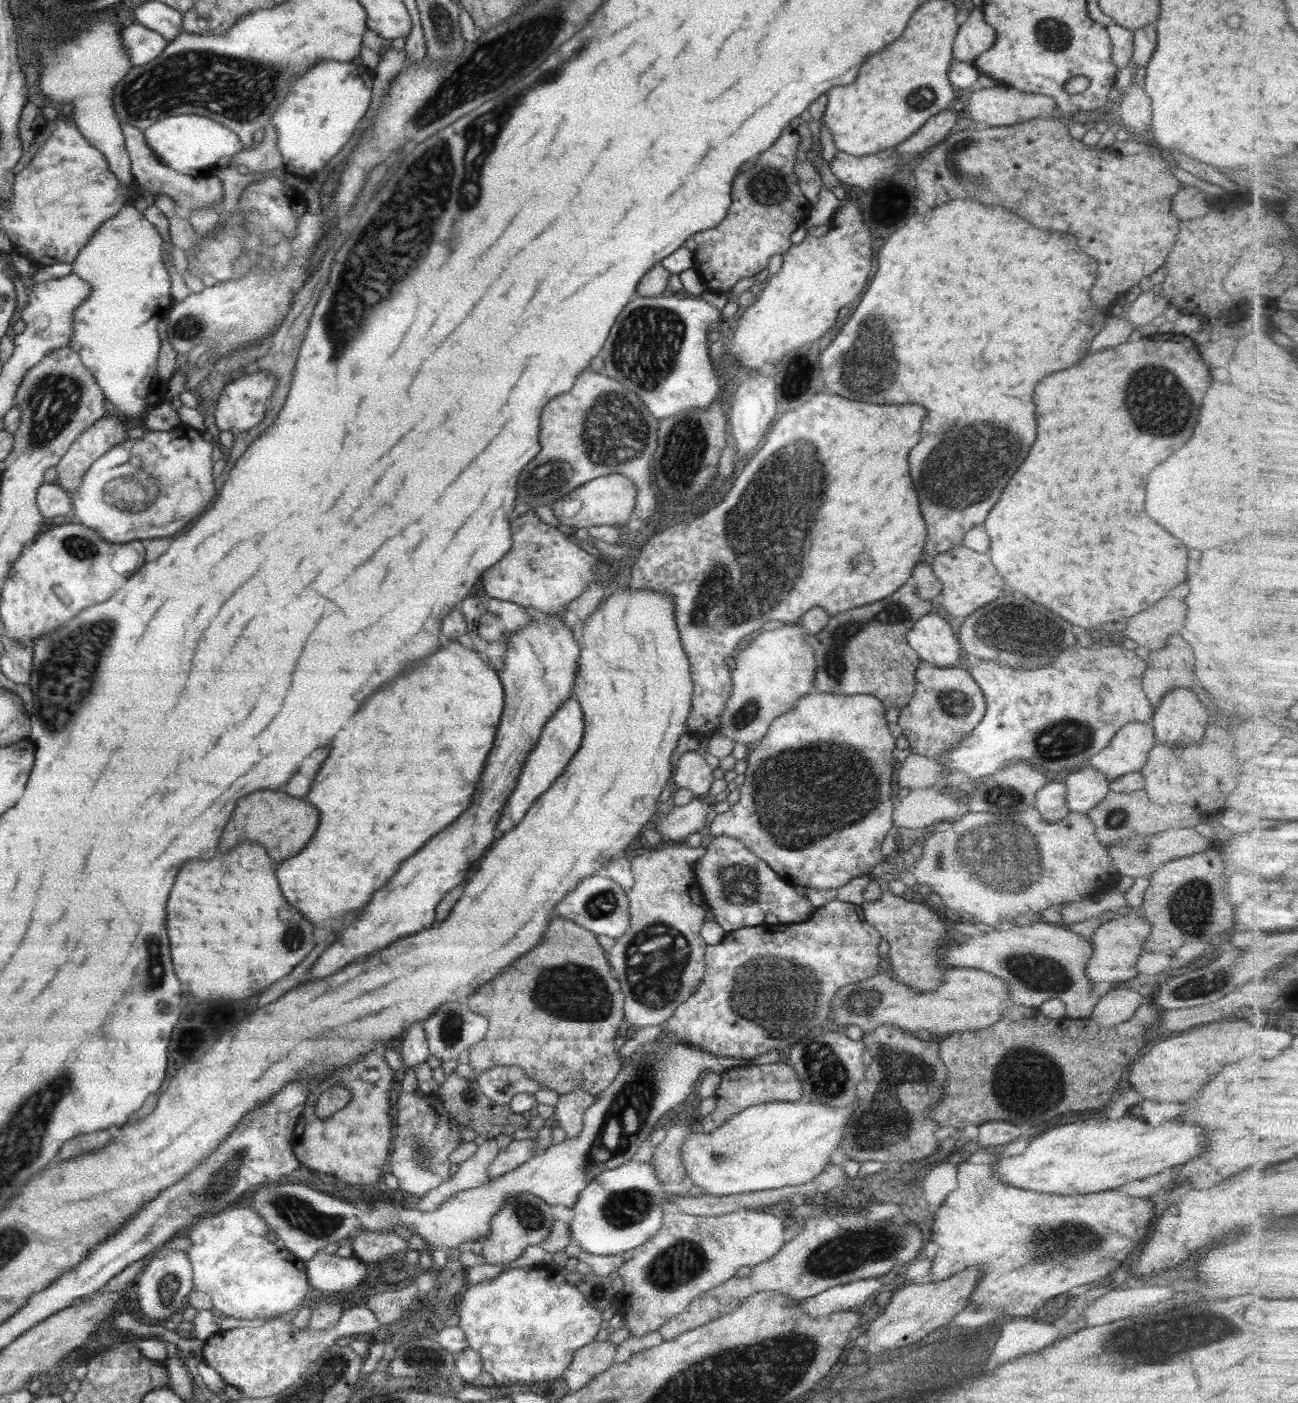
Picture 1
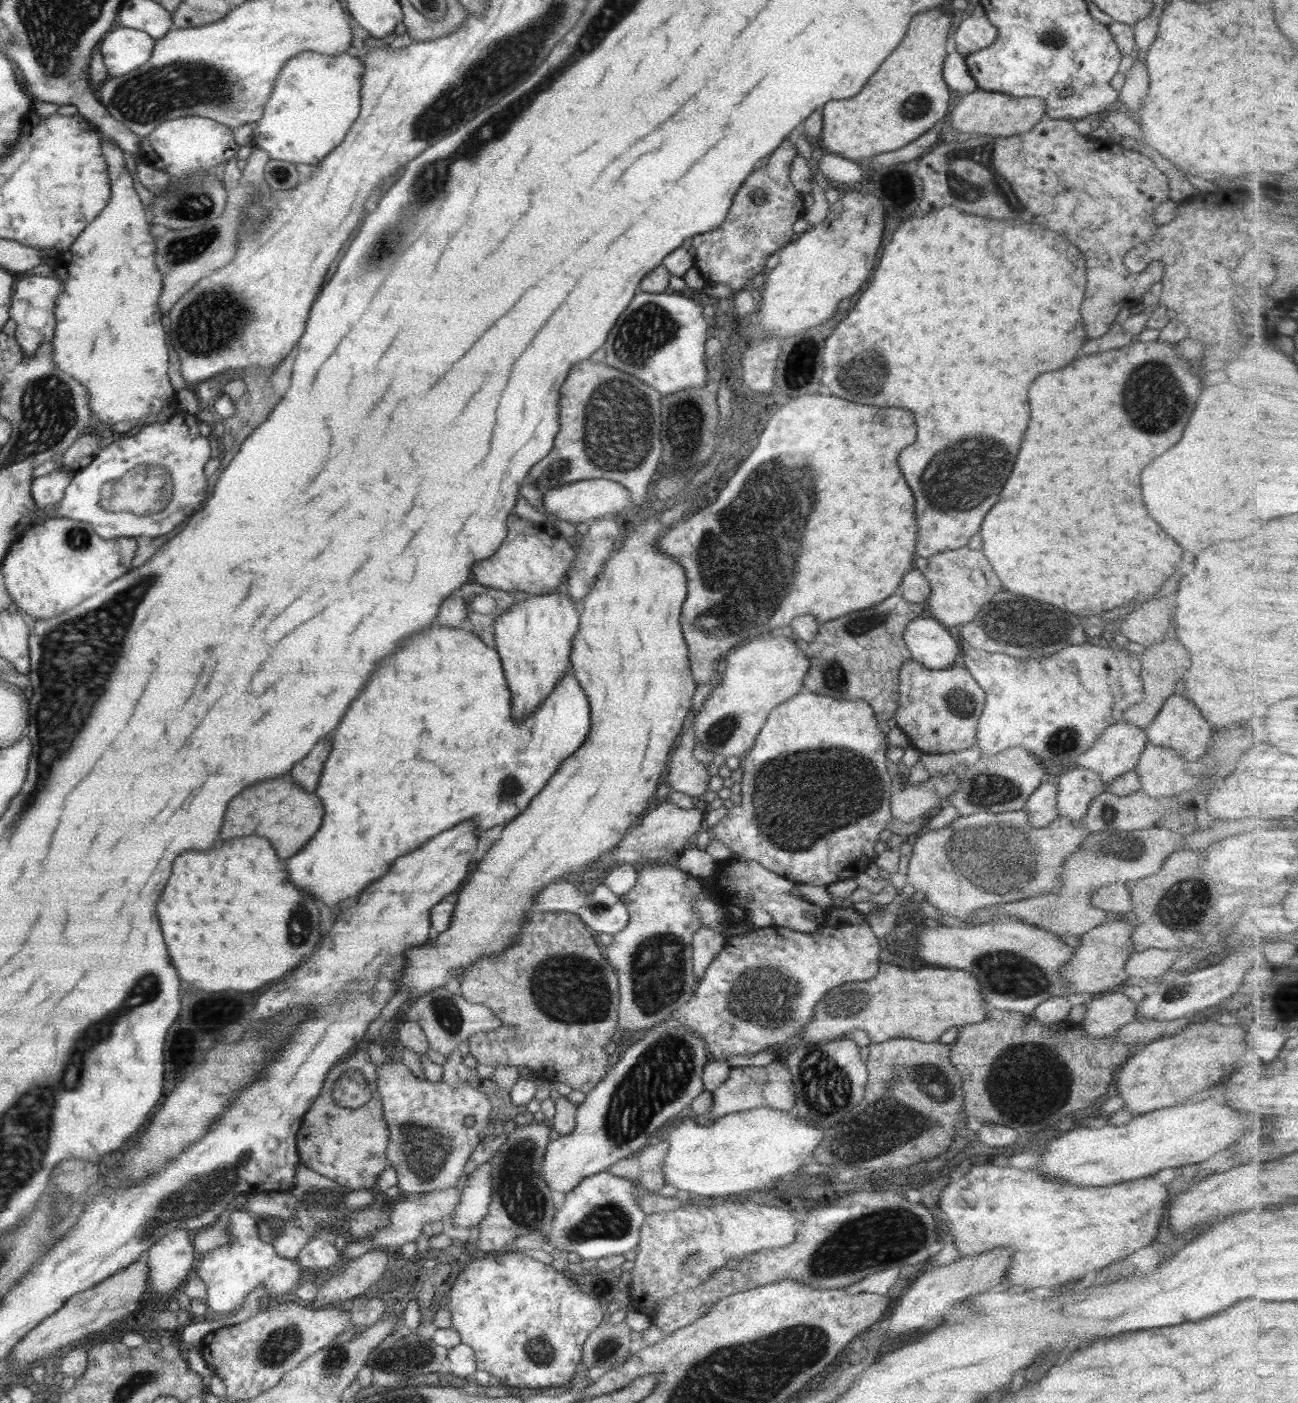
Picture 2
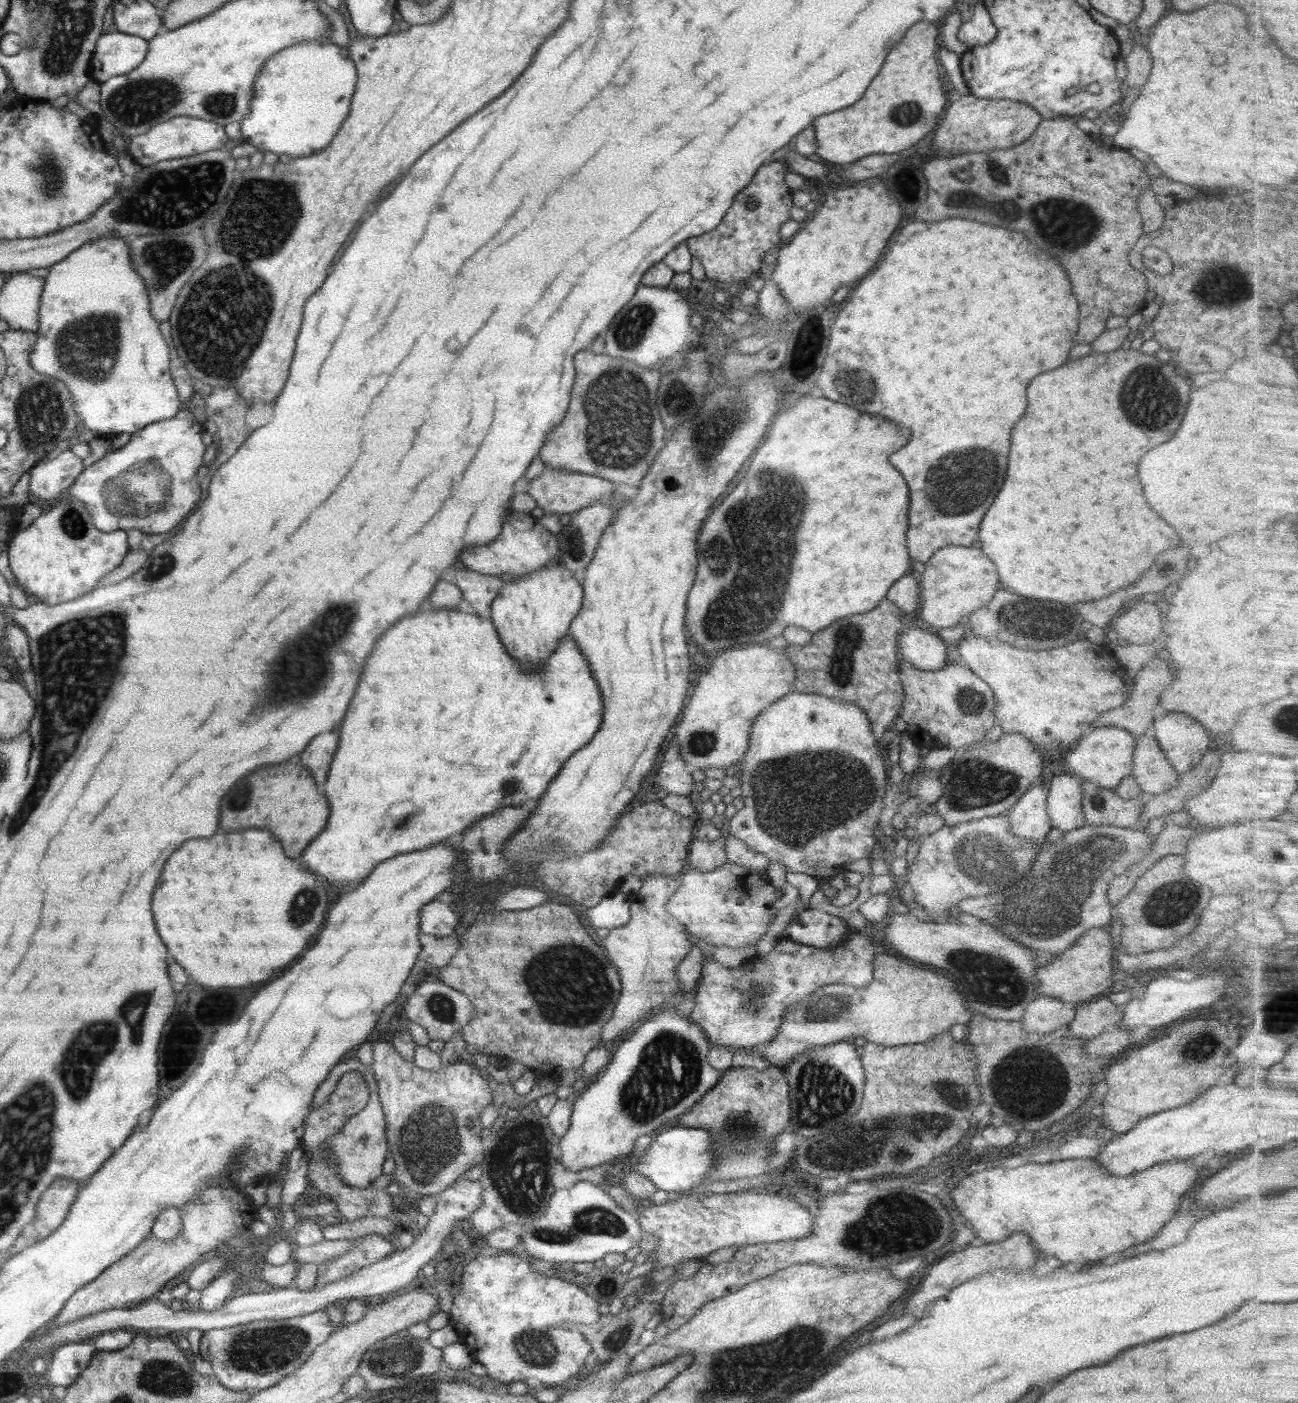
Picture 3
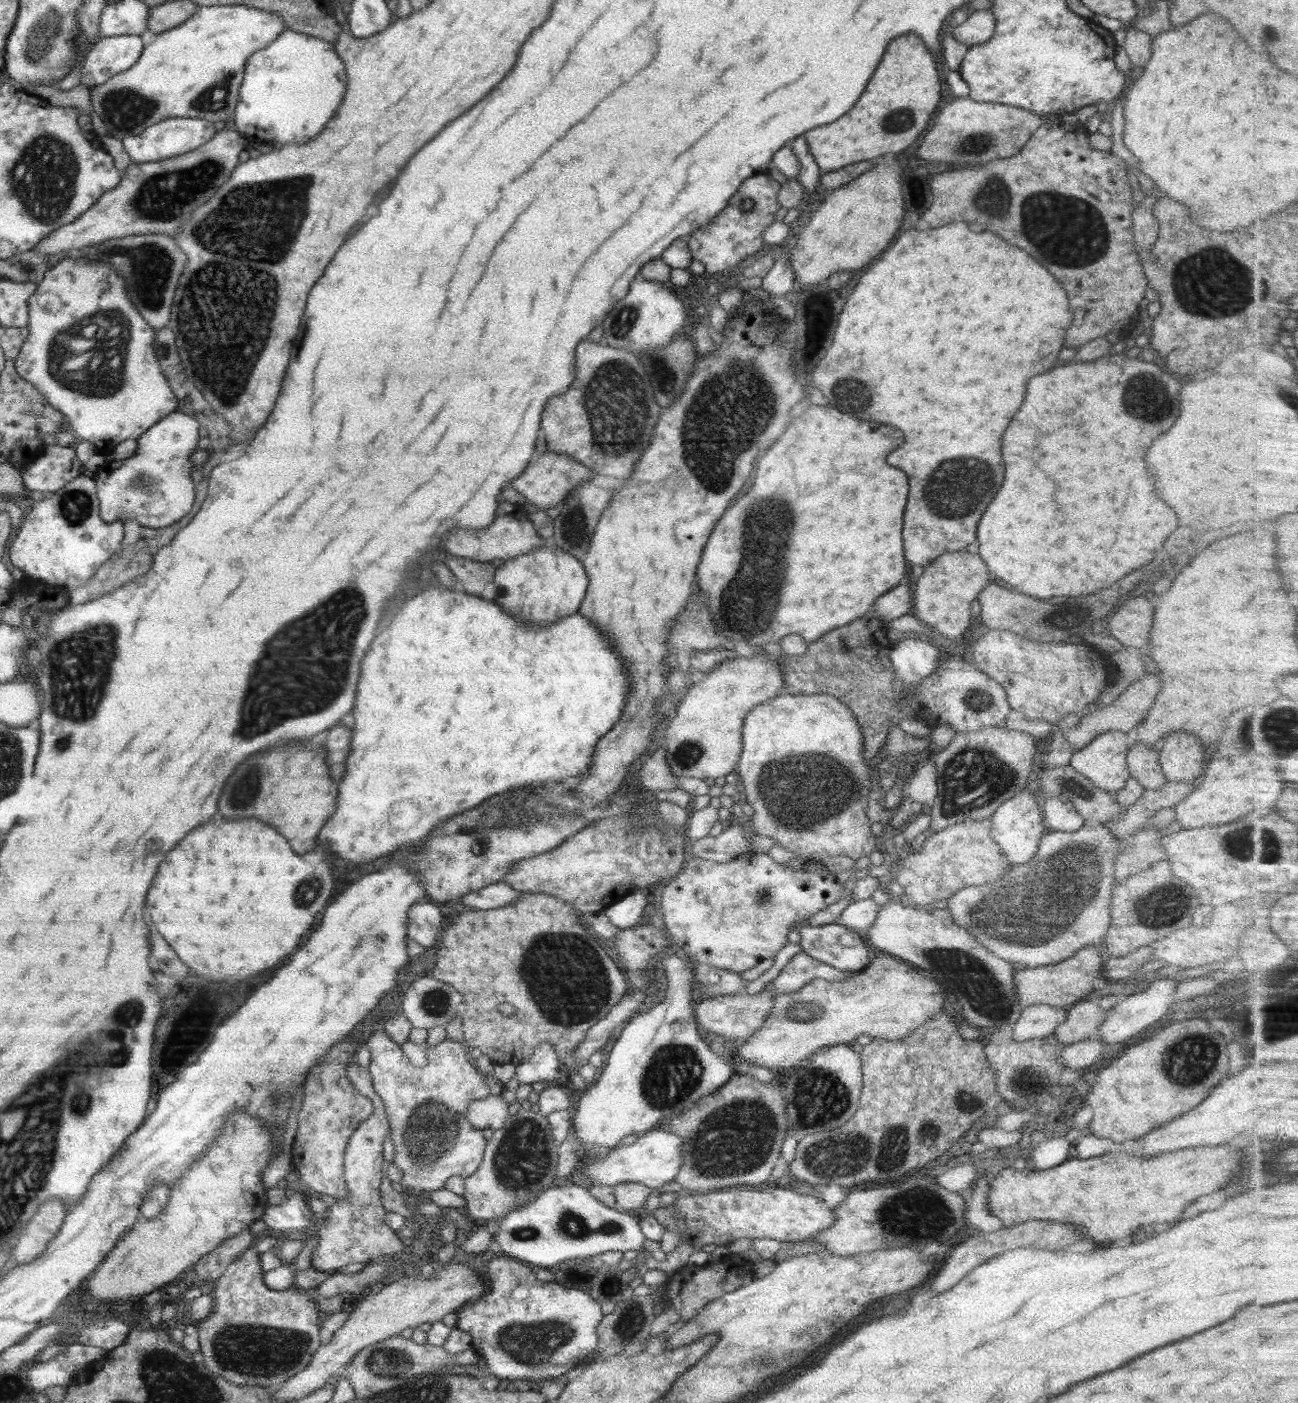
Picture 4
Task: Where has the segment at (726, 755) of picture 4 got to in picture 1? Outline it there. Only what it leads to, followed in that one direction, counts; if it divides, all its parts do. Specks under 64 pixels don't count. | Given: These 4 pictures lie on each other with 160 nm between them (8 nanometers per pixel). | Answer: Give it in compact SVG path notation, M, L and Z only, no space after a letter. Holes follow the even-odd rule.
M799 623L786 624L762 632L744 652L740 652L734 662L736 668L731 672L732 694L719 718L719 728L715 730L720 742L730 739L753 747L760 742L775 718L788 712L800 696L814 690L817 662L814 650L806 644L806 634Z

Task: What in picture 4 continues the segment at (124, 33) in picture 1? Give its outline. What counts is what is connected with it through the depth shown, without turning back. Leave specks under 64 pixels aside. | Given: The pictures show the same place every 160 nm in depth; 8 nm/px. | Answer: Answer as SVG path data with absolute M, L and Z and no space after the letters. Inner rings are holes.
M122 35L98 39L88 51L80 80L88 88L101 85L110 77L130 69L137 63L145 40L138 35Z

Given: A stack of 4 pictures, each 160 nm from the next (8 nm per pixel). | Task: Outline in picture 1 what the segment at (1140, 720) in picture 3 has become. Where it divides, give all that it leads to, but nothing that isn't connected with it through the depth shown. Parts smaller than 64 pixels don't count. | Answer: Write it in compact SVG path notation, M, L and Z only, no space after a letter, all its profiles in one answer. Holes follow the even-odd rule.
M1174 636L1170 646L1154 652L1154 656L1156 654L1158 658L1152 658L1150 654L1148 670L1144 672L1142 680L1143 691L1151 702L1153 710L1160 704L1166 692L1176 688L1190 688L1196 682L1192 648L1182 638Z

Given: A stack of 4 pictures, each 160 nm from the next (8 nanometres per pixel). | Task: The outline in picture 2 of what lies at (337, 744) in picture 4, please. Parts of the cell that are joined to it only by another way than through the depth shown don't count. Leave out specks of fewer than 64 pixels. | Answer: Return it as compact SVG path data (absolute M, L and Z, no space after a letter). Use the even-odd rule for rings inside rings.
M318 742L312 752L306 755L304 760L300 760L294 768L292 768L292 780L298 782L304 790L308 792L314 792L316 786L318 786L318 778L320 778L320 772L322 772L322 766L328 758L330 752L330 744L326 742Z

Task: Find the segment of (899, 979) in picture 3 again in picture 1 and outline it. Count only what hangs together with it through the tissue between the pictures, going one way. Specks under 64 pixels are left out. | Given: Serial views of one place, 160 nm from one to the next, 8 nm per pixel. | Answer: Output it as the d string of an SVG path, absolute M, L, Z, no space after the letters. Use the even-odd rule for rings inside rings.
M950 968L941 981L942 984L929 992L917 992L913 986L906 986L888 974L878 974L870 980L843 986L831 1002L834 1024L841 1027L855 1025L863 1032L890 1025L911 1034L928 1031L931 1036L940 1038L949 1033L986 1029L1003 1018L1010 1005L1008 985L1001 978L982 970Z

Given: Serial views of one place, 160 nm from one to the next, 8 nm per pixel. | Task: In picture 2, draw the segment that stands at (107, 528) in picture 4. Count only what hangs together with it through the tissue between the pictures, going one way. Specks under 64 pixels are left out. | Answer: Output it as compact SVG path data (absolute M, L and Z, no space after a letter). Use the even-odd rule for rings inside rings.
M52 518L40 526L31 526L21 538L9 549L2 563L2 574L6 592L10 601L16 603L17 610L30 614L32 618L54 618L63 612L78 606L80 602L98 594L111 582L119 579L133 567L136 551L134 538L100 538L91 524L70 520L70 518Z

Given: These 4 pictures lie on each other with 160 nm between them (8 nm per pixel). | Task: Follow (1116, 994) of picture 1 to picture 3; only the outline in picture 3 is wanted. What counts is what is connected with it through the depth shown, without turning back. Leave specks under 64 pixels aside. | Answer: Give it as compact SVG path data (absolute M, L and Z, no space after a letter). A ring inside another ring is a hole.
M1107 995L1076 1005L1075 1017L1068 1029L1072 1036L1092 1039L1122 1023L1124 1006L1118 1006Z

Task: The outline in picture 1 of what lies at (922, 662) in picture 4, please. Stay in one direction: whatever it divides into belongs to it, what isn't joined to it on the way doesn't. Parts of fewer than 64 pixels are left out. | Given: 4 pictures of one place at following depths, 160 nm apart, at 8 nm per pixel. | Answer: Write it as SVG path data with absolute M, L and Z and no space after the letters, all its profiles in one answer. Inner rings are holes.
M936 612L919 618L907 632L907 641L919 658L932 666L952 668L960 664L961 642Z

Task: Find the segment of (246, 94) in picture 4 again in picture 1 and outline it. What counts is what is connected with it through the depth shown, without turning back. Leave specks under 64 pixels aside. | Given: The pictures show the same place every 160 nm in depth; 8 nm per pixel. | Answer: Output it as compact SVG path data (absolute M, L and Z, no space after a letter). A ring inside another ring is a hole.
M328 60L316 63L314 67L310 67L302 76L299 76L298 80L295 80L296 84L290 88L290 94L278 106L271 120L277 132L277 145L283 158L285 172L296 176L313 177L316 172L326 170L330 160L352 138L358 122L370 108L374 75L375 71L361 65L359 61L344 63Z

